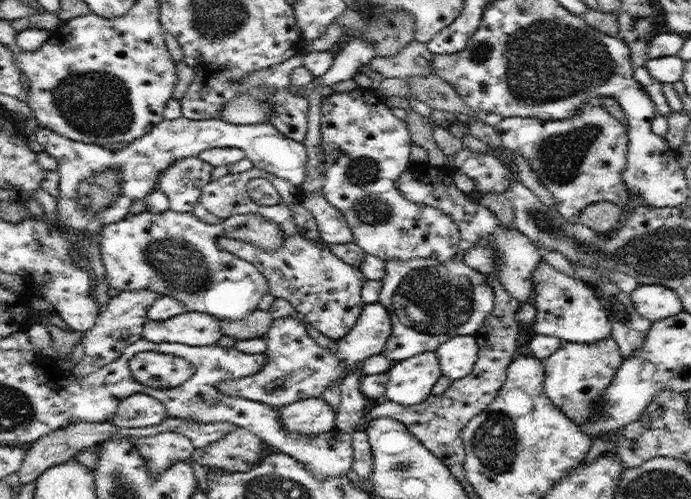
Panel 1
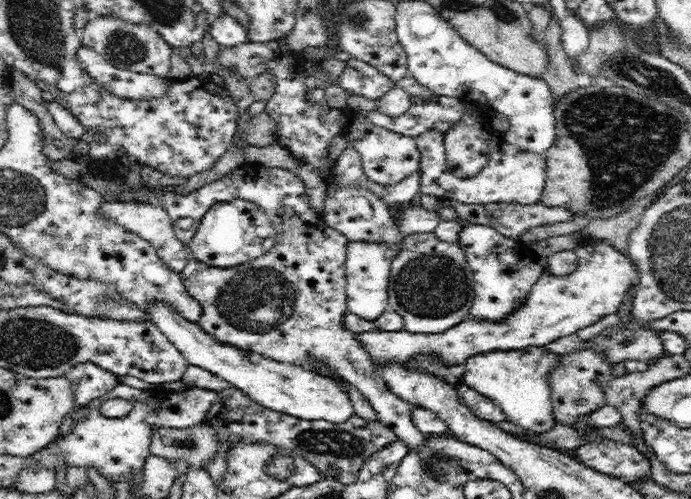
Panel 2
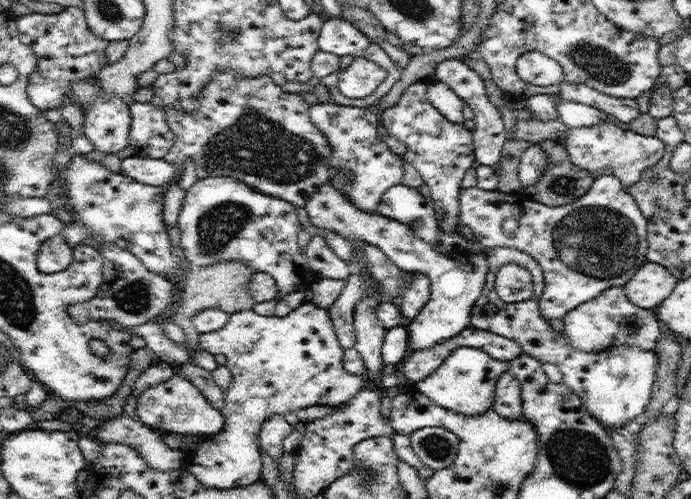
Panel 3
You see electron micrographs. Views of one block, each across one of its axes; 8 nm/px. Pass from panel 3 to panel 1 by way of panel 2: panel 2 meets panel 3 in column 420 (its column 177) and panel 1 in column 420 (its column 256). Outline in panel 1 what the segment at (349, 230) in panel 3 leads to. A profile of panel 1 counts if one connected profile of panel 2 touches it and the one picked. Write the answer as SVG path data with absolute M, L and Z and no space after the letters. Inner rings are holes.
M426 351L406 360L392 362L384 394L387 401L413 406L426 401L442 376L436 351Z

